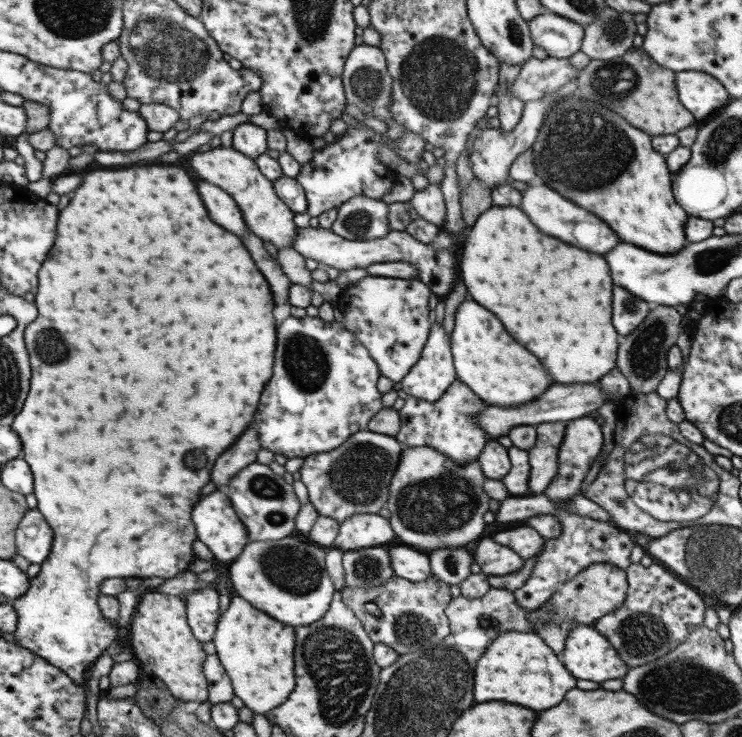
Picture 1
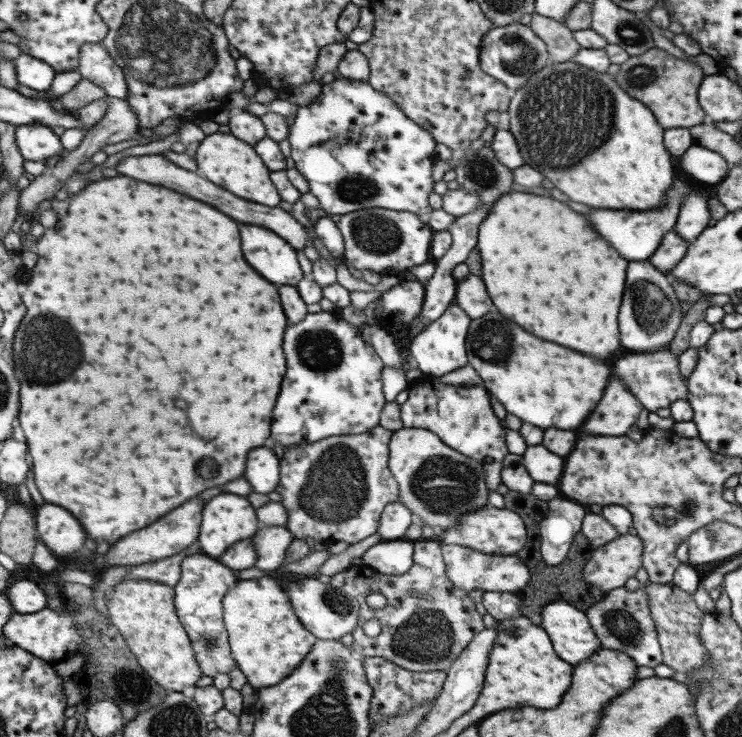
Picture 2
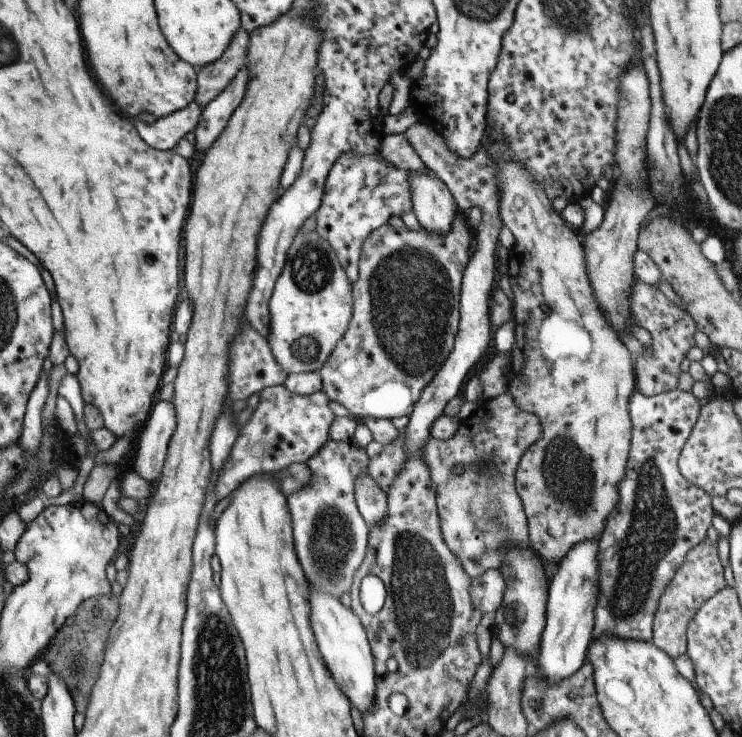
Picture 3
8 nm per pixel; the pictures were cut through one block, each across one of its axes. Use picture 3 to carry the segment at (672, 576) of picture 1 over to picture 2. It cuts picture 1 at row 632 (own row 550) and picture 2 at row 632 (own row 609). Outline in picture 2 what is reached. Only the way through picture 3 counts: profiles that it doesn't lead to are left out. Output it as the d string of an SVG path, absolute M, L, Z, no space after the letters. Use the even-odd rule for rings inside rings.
M640 584L634 591L626 587L610 590L604 594L603 599L590 606L585 613L602 647L628 654L638 666L654 668L663 662L663 652L650 613L648 593L644 590L644 584Z

